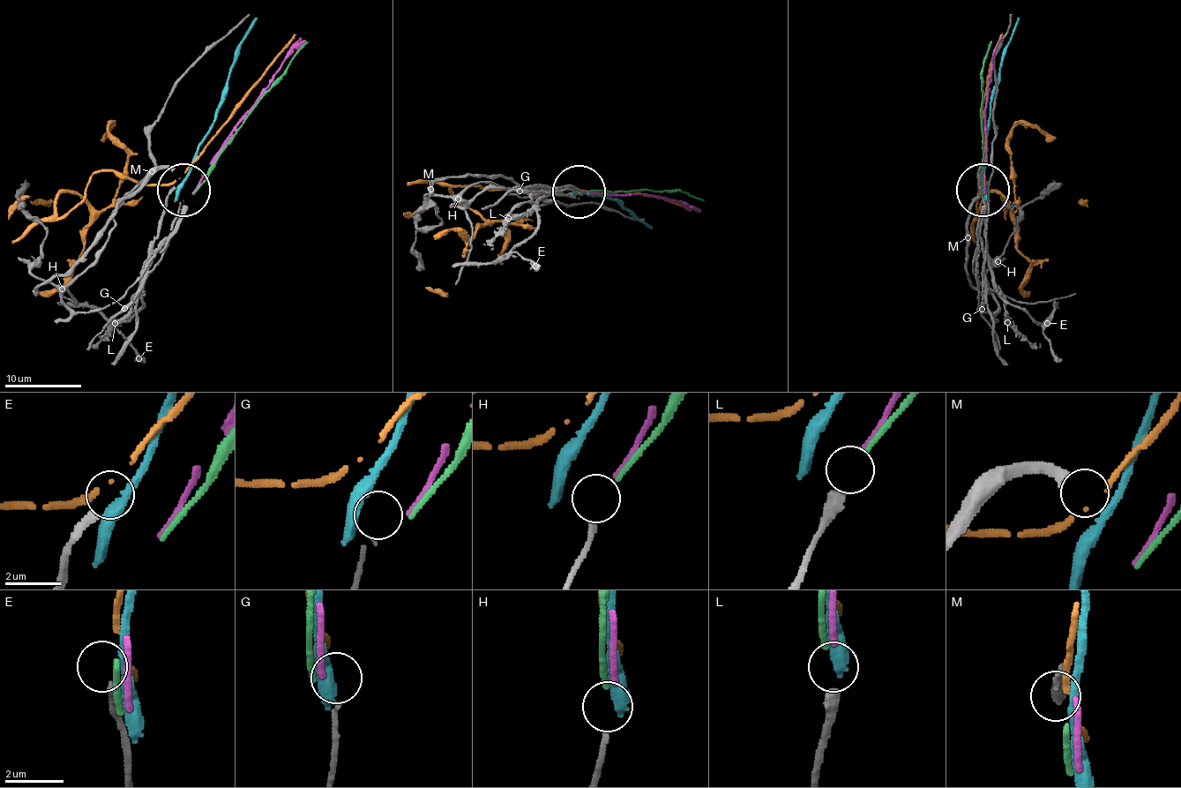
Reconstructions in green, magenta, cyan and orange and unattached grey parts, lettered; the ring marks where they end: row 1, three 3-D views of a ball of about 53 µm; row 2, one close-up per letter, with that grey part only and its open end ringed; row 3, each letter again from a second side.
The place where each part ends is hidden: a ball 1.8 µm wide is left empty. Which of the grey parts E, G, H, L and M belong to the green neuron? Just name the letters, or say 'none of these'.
H

